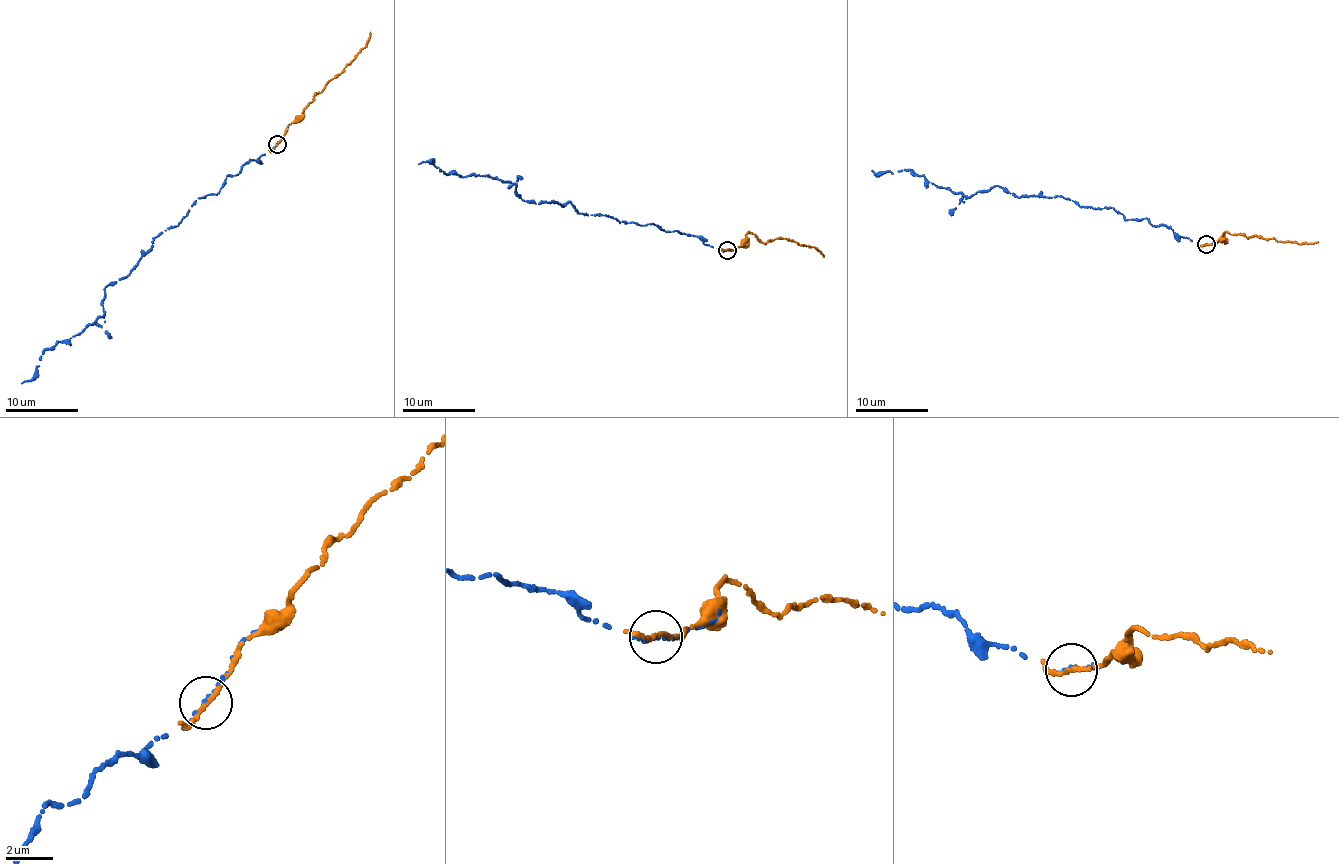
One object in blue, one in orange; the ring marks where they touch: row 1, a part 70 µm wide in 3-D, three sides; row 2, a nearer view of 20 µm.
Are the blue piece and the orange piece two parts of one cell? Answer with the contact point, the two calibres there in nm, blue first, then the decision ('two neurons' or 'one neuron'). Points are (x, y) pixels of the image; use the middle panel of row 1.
place (727, 250); calibres 200 and 180 nm; one neuron

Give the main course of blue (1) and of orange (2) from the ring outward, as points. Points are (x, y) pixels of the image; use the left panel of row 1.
1: (277, 144), (156, 236), (129, 274), (105, 289), (103, 315), (45, 348), (31, 380), (21, 383)
2: (277, 144), (287, 126), (365, 46), (370, 32)

